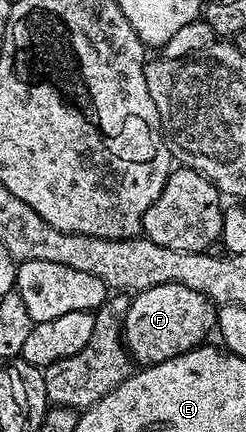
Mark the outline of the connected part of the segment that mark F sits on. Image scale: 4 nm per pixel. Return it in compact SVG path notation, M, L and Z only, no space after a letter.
M161 284L152 286L148 290L137 293L131 299L130 309L126 315L126 326L124 329L124 343L126 351L130 353L139 365L149 366L159 364L165 360L176 358L188 350L199 347L206 335L215 331L218 322L218 308L214 301L209 300L200 290L192 290L188 286L179 284Z

